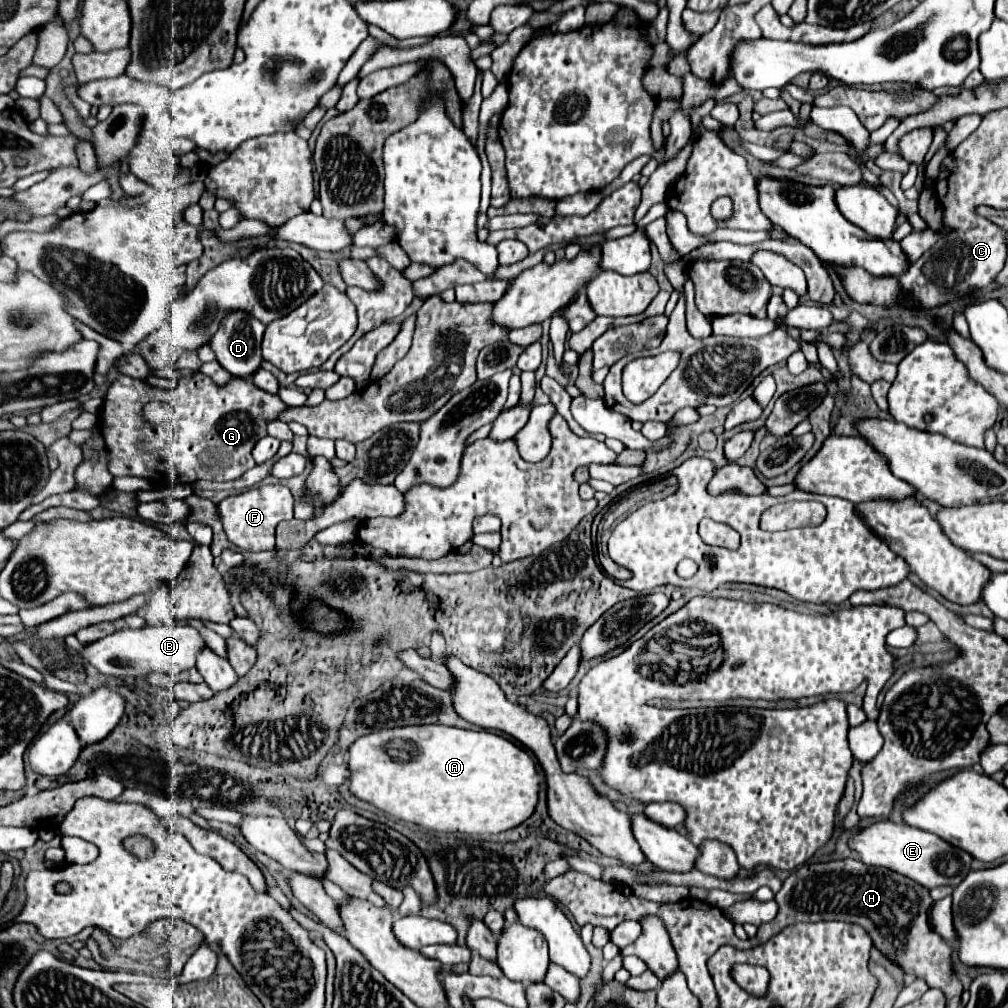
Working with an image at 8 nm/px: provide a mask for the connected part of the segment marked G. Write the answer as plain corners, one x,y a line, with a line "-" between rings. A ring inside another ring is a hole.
194,372
190,376
180,378
178,388
168,392
164,388
154,388
146,384
146,380
118,376
106,394
102,412
100,412
100,432
106,440
108,450
108,470
112,476
138,476
150,480
180,480
180,482
196,482
196,480
214,480
214,482
230,482
238,480
246,470
254,468
256,462
252,458
252,446
264,436
266,422
278,420
280,410
288,406
274,394
266,394
250,380
232,378
228,386
220,388
212,380
208,380
202,372
-
152,400
162,400
172,404
172,418
160,426
146,426
142,420
144,404

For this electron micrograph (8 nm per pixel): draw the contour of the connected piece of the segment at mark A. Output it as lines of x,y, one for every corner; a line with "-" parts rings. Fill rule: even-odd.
404,726
358,738
348,750
354,796
374,804
394,818
418,824
432,832
500,834
520,826
538,804
540,772
530,752
504,736
484,730
460,730
450,726

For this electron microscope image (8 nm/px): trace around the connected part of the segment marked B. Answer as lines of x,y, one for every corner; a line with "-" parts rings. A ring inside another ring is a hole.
188,624
174,626
144,626
140,630
120,630
98,642
84,646
82,660
88,660
102,674
110,676
146,676
150,672
162,672
176,678
180,672
196,668
196,656
206,648
206,640
200,632

